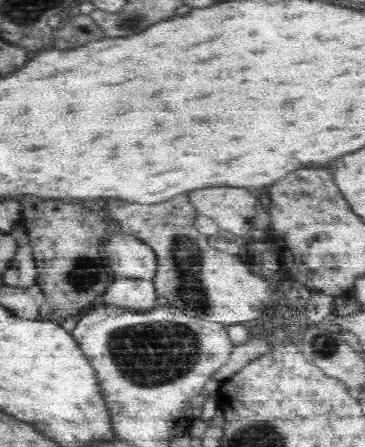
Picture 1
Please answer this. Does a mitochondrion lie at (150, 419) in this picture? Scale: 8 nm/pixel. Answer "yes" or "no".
no

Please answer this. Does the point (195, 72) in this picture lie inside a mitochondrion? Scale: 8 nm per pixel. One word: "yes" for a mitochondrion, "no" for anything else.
no

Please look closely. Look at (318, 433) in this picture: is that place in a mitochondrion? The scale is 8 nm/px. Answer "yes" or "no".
no

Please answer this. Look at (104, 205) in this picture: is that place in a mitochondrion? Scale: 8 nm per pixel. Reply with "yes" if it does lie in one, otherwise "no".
no

